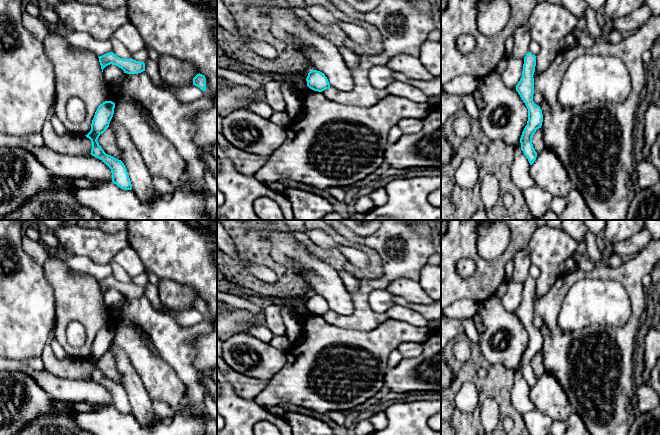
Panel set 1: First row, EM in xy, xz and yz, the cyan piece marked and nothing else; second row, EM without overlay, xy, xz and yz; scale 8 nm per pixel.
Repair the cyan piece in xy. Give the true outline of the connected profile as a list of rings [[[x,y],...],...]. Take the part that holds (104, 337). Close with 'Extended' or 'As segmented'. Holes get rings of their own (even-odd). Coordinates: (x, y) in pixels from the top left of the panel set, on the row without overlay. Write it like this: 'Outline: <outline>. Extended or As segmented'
Outline: [[[105,325],[100,328],[95,336],[90,356],[85,359],[91,364],[91,379],[102,384],[112,397],[112,406],[124,414],[131,414],[132,408],[124,387],[104,376],[98,367],[99,360],[106,355],[114,338],[115,327]]]. As segmented

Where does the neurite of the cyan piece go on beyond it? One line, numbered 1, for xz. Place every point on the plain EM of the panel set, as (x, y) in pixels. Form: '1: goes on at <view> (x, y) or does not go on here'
1: does not go on here

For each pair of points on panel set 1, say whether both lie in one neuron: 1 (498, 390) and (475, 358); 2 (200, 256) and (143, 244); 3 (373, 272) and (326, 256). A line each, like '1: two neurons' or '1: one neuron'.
1: one neuron
2: one neuron
3: one neuron

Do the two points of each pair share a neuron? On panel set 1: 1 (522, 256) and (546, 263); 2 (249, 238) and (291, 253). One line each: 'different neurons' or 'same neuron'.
1: different neurons
2: different neurons

